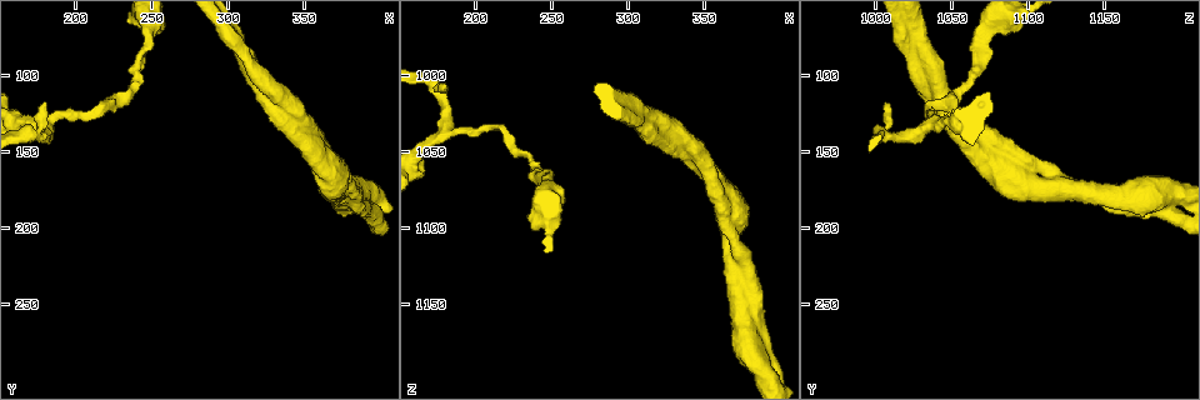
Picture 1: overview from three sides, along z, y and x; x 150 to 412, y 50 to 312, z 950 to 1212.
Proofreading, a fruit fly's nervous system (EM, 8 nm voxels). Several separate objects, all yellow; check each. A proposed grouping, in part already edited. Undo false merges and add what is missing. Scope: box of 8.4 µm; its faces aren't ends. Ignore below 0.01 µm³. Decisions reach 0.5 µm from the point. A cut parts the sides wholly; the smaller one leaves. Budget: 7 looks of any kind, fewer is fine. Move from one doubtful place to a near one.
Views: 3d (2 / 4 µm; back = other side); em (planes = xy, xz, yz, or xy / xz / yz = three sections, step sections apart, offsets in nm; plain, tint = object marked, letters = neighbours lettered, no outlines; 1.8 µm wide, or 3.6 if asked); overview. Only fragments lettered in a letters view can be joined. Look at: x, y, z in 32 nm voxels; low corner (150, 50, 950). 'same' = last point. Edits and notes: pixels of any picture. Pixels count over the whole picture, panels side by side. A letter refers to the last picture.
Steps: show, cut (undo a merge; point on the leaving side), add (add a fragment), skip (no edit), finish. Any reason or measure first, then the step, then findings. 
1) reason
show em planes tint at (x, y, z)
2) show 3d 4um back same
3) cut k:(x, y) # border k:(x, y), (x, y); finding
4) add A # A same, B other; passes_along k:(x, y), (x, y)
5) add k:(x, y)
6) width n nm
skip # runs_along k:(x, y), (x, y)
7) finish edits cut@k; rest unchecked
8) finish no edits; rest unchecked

free end
show em planes letters at (180, 118, 1008)

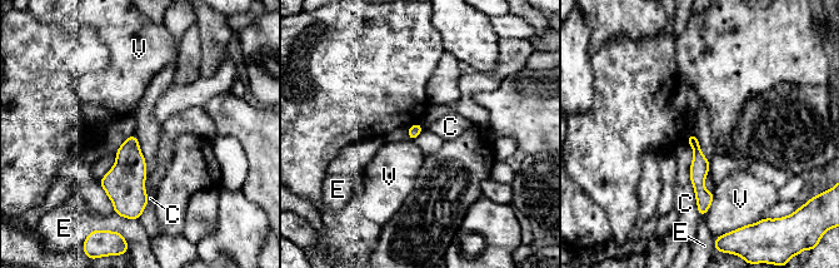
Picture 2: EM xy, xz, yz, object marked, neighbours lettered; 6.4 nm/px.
longest_contact C 480 nm
skip # C other, E other, V other; border 2:(687, 140), (699, 214); none of them fits

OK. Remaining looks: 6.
show em planes letters at (306, 78, 1028)

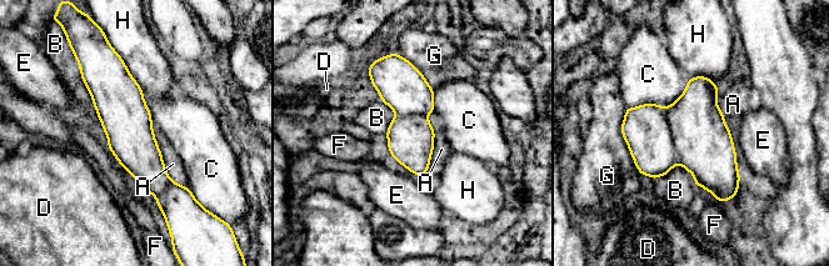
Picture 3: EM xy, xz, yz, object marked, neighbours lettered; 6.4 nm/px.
skip # A other, B other, C other, D other, E other, F other, G other, H other; runs_along 3:(119, 61), (119, 104), (161, 204); continuous, no second cell

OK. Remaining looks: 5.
thick turns thin
show 3d 4um at (390, 184, 1188)

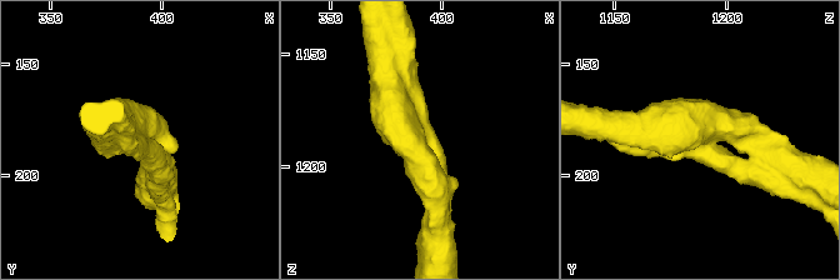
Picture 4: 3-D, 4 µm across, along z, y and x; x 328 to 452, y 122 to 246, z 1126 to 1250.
show em xy step 8 tint at (389, 184, 1188)

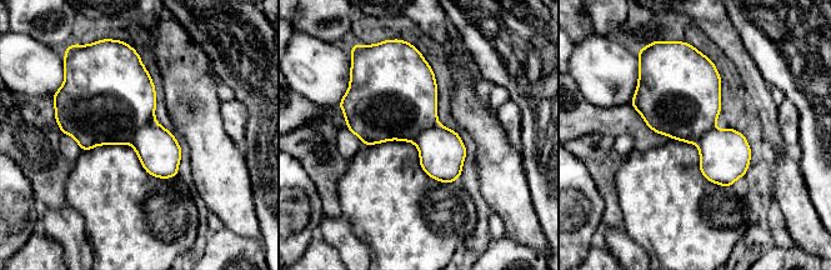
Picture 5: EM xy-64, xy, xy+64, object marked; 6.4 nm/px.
show em planes letters same

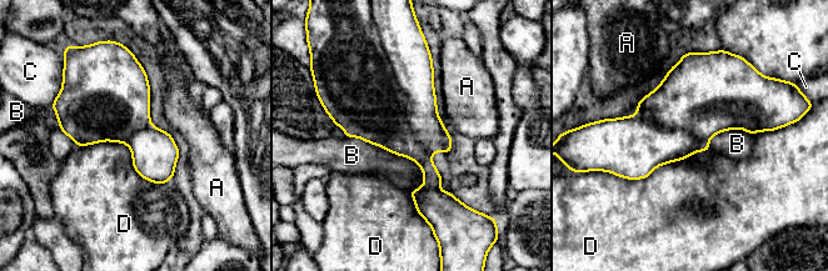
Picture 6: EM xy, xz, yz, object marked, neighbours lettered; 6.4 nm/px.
skip # A other, B other, C other, D other; border 6:(76, 145), (124, 142), (165, 184); one cell here

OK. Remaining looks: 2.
finish no edits; rest unchecked

